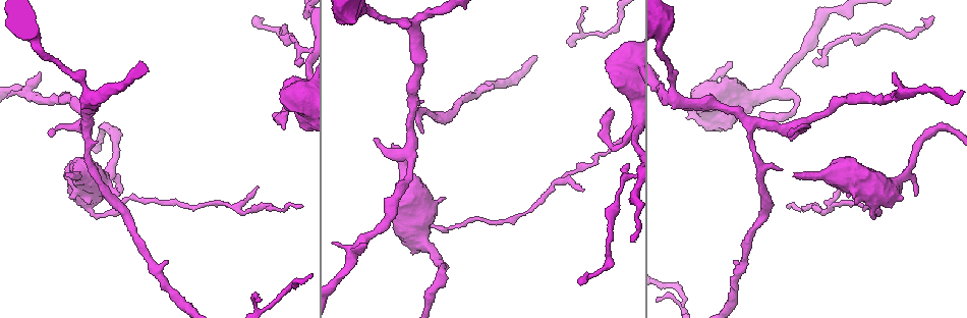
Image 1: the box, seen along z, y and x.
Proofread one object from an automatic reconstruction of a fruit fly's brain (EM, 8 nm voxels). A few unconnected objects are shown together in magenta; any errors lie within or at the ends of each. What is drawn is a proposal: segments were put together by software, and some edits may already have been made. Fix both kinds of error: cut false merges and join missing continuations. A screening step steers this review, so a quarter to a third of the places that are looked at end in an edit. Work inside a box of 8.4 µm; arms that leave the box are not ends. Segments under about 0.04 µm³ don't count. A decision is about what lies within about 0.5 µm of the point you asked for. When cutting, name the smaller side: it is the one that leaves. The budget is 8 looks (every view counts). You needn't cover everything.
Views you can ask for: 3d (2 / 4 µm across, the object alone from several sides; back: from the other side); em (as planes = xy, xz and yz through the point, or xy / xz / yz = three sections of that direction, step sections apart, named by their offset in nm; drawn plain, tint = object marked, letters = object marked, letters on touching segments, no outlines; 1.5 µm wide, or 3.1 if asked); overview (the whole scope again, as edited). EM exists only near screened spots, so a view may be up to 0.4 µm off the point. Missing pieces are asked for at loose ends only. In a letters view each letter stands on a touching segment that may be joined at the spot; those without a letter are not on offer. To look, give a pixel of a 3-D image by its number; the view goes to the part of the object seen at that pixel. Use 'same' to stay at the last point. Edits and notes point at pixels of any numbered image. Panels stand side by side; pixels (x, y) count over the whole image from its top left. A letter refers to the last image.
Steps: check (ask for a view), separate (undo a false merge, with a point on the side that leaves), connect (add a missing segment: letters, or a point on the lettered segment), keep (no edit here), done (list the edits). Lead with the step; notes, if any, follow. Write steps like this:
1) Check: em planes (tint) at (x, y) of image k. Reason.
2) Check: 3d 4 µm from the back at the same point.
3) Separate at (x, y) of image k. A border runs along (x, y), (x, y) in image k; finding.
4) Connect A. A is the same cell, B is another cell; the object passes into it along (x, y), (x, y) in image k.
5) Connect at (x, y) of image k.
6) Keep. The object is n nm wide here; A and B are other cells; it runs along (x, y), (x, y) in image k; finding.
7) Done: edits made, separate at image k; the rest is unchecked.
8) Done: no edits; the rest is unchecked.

Check: 3d 2 µm at (87, 94) of image 1.

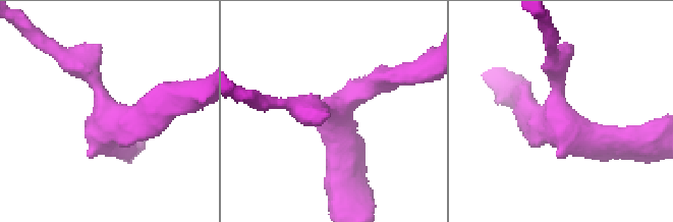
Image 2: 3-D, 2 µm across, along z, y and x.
Check: em planes (plain) at (561, 120) of image 2. 3 arms meet here; shape alone is not enough.

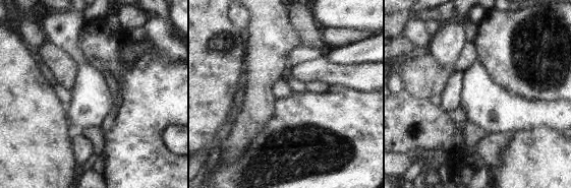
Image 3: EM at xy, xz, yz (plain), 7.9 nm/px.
Check: em planes (letters) at the same point.

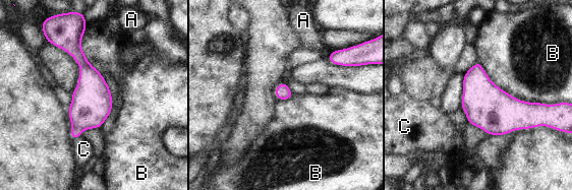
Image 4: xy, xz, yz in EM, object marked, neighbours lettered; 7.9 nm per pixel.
Keep. The object is 320 nm wide here; A, B and C are other cells; a border runs along (86, 26), (81, 51), (101, 72) in image 4; one neuron here.

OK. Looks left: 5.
Check: 3d 2 µm at (67, 172) of image 1.

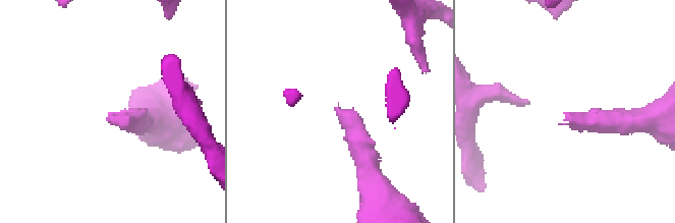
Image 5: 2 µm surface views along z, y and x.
Check: em planes (letters) at (338, 108) of image 5. Need the tissue.

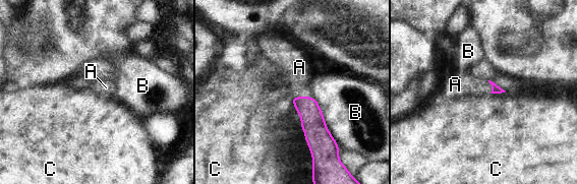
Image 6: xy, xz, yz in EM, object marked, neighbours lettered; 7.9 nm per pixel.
Connect at (299, 67) of image 6. The longest contact is with B, 420 nm; A is the same cell, B and C are other cells; the object passes into it along (312, 122), (302, 97), (299, 67) in image 6; it goes on there.

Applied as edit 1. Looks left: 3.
Check: overview. See it whole again.

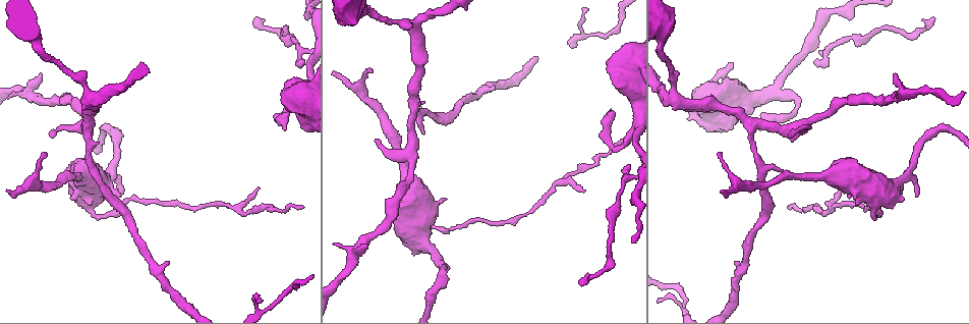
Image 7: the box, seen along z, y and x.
Check: em yz step 8 (letters) at (284, 129) of image 7. Thin end.

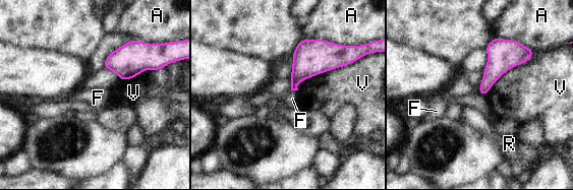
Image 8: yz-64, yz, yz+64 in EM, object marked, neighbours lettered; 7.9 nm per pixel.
Check: em planes (letters) at the same point. Cut it another way.

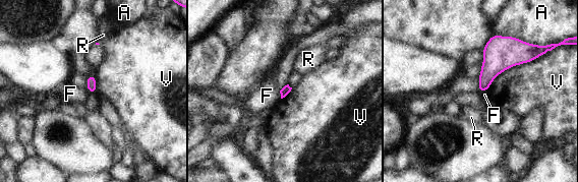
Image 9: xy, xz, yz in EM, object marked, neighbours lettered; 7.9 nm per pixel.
Keep. A, F, R and V are other cells; a border runs along (279, 90), (281, 98) in image 9; no lettered segment goes on from it.

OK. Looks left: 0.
Done: edits made, connect at image 6; the rest is unchecked.

